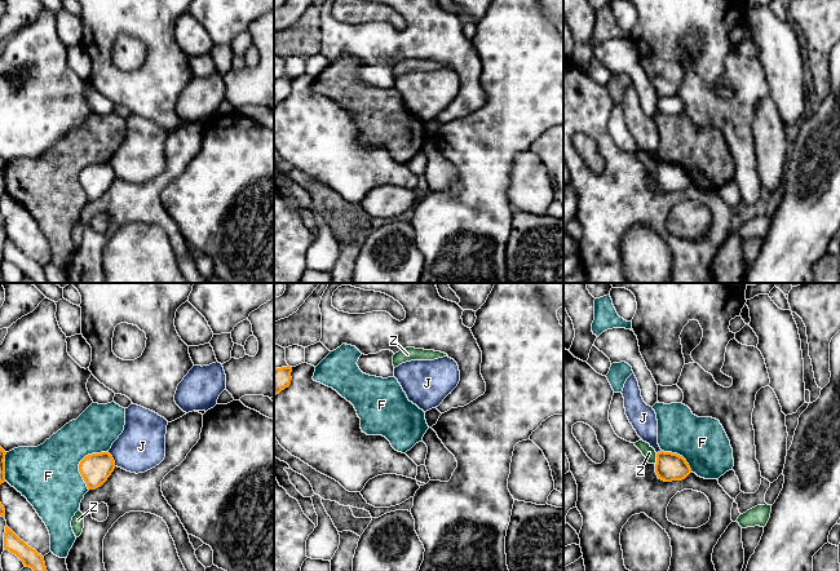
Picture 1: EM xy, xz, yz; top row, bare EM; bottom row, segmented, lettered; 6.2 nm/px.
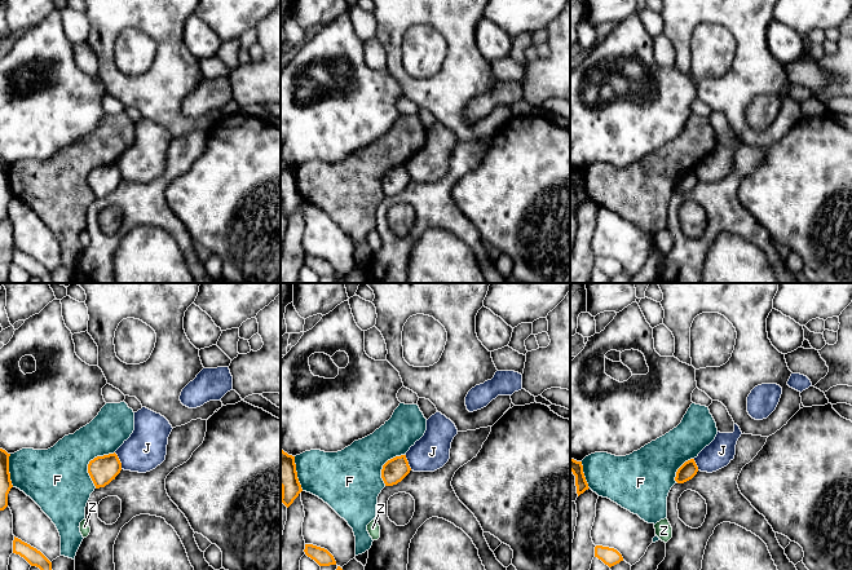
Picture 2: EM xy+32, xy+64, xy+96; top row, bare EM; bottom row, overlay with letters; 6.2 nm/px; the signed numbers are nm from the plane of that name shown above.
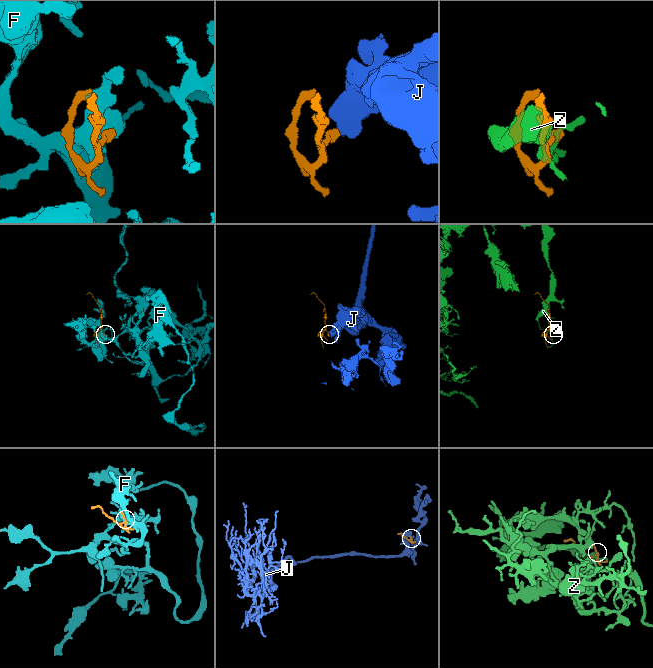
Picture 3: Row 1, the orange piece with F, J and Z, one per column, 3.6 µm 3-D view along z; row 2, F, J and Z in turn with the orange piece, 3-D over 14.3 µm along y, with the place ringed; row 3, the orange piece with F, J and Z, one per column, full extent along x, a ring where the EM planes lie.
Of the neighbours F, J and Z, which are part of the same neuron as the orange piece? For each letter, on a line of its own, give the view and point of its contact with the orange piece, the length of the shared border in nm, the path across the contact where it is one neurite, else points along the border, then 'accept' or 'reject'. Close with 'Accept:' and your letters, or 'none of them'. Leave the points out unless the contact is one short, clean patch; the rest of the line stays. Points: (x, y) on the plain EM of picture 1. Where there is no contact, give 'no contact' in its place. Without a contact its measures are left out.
F: xy (80, 173) | 280 nm | reject
J: xy (113, 169) | 110 nm | along xy (107, 162), (115, 176) | reject
Z: yz (657, 169) | 70 nm | reject
Accept: none of them

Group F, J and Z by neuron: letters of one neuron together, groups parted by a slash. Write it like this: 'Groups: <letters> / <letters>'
Groups: F / J / Z

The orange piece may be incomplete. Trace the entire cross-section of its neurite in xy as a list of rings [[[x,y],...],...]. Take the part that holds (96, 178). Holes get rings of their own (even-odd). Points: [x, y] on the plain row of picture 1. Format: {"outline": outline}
{"outline": [[[109,163],[92,164],[79,174],[79,182],[88,200],[101,198],[115,180],[115,172]]]}

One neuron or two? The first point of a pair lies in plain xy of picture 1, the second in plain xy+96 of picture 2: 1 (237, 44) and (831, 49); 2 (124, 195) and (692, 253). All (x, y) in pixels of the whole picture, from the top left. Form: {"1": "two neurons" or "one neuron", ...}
{"1": "two neurons", "2": "one neuron"}

